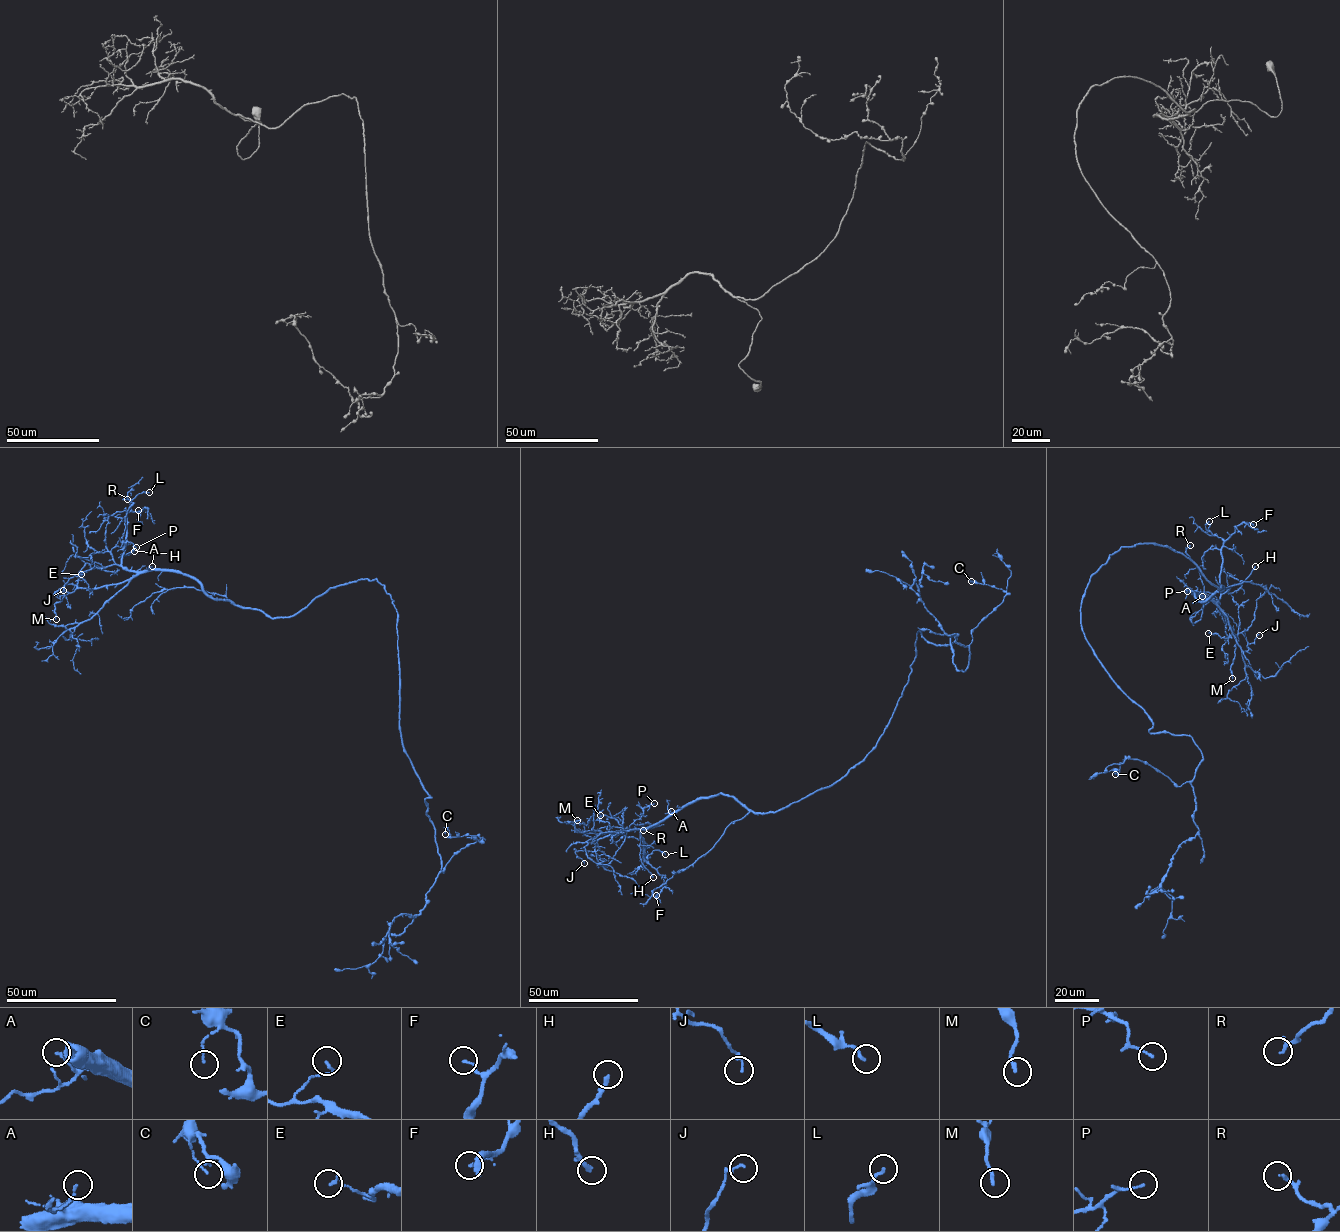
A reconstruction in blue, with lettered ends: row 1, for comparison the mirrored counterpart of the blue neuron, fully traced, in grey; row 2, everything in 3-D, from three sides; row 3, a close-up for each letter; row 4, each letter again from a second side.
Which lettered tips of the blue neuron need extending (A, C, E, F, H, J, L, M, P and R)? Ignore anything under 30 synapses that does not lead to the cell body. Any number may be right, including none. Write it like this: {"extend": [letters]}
{"extend": []}

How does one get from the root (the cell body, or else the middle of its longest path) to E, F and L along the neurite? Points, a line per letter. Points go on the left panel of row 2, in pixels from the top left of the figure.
E: (391, 599), (378, 580), (362, 579), (274, 618), (208, 596), (180, 573), (153, 569), (89, 590), (81, 574)
F: (391, 599), (362, 579), (274, 618), (180, 573), (127, 570), (126, 514), (138, 510)
L: (391, 599), (378, 580), (362, 579), (274, 618), (208, 596), (180, 573), (127, 570), (126, 513), (149, 492)

